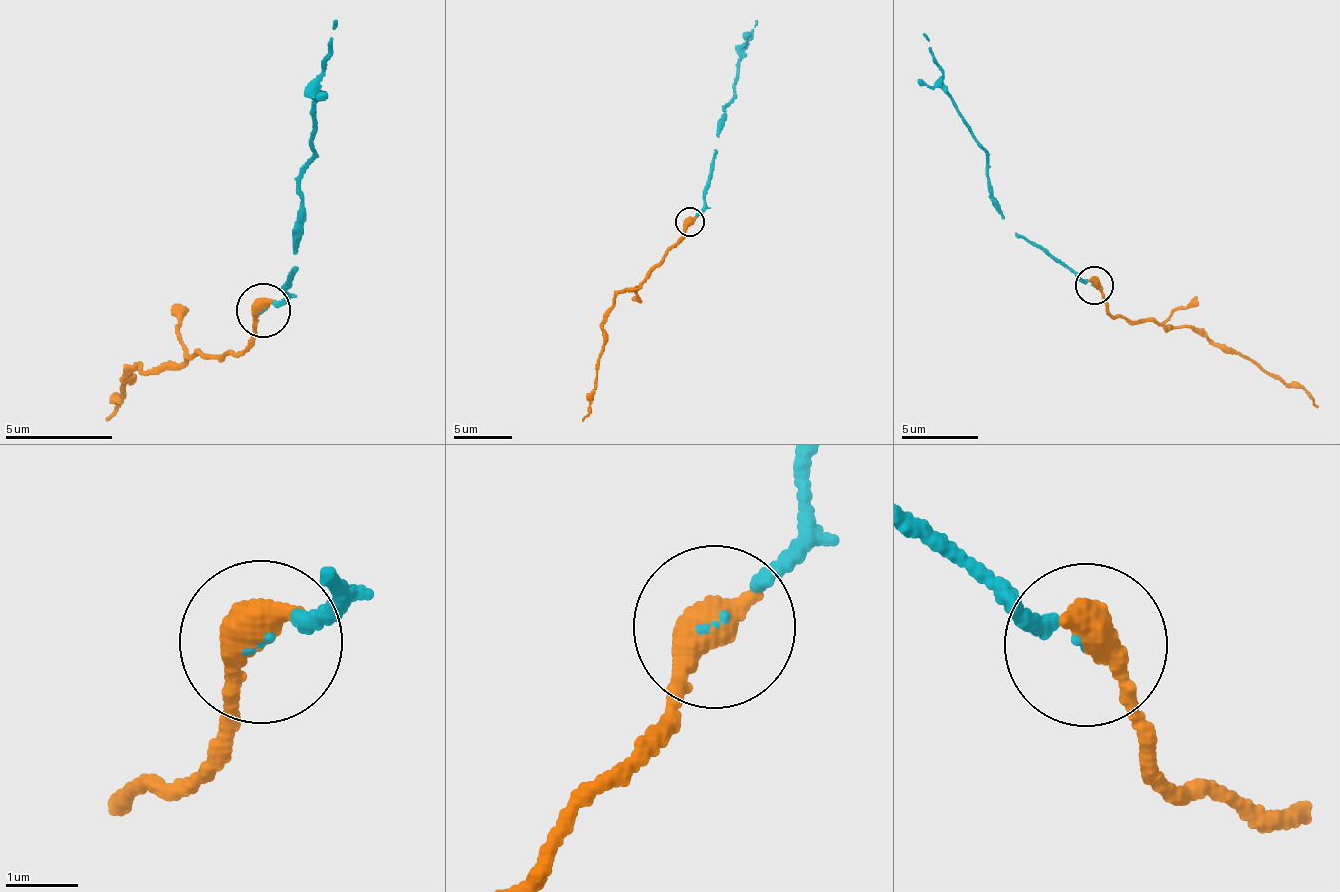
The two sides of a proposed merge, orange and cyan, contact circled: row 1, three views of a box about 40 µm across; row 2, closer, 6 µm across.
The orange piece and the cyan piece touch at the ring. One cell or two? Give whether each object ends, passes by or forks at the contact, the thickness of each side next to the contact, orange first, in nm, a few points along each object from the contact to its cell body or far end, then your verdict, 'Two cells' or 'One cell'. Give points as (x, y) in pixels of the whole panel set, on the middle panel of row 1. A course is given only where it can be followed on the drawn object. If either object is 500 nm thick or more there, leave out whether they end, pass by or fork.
Thickness 550 nm (orange) against 110 nm. Course of orange: (691, 222), (674, 247), (637, 287), (616, 295), (604, 324), (603, 345), (592, 400), (582, 421). Course of cyan: (691, 222), (703, 207), (726, 105), (732, 97), (746, 44), (757, 20). One cell

